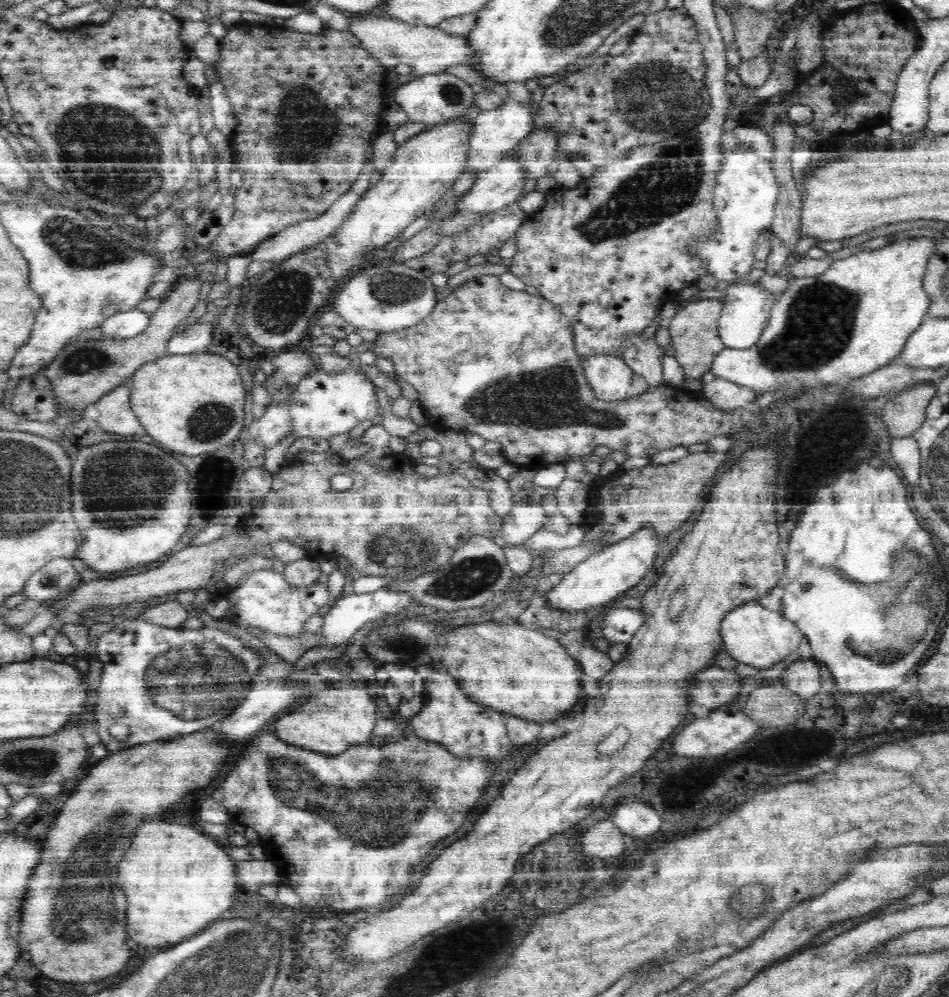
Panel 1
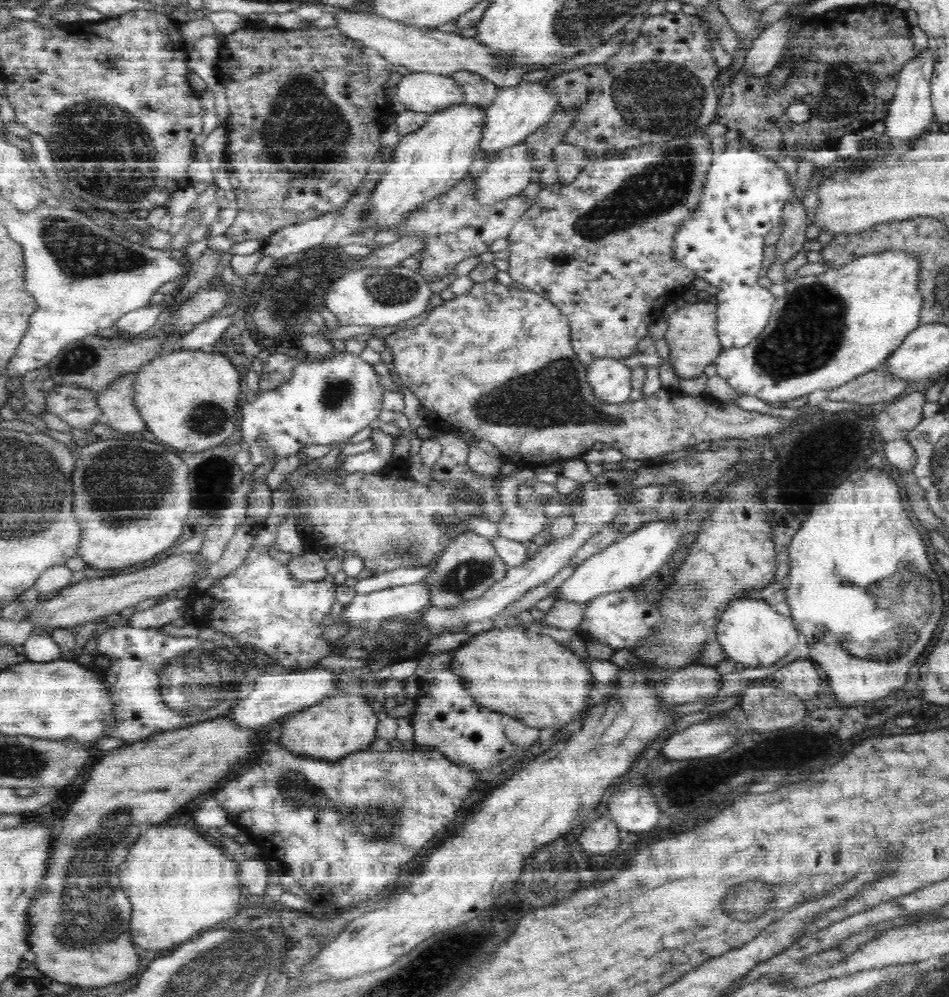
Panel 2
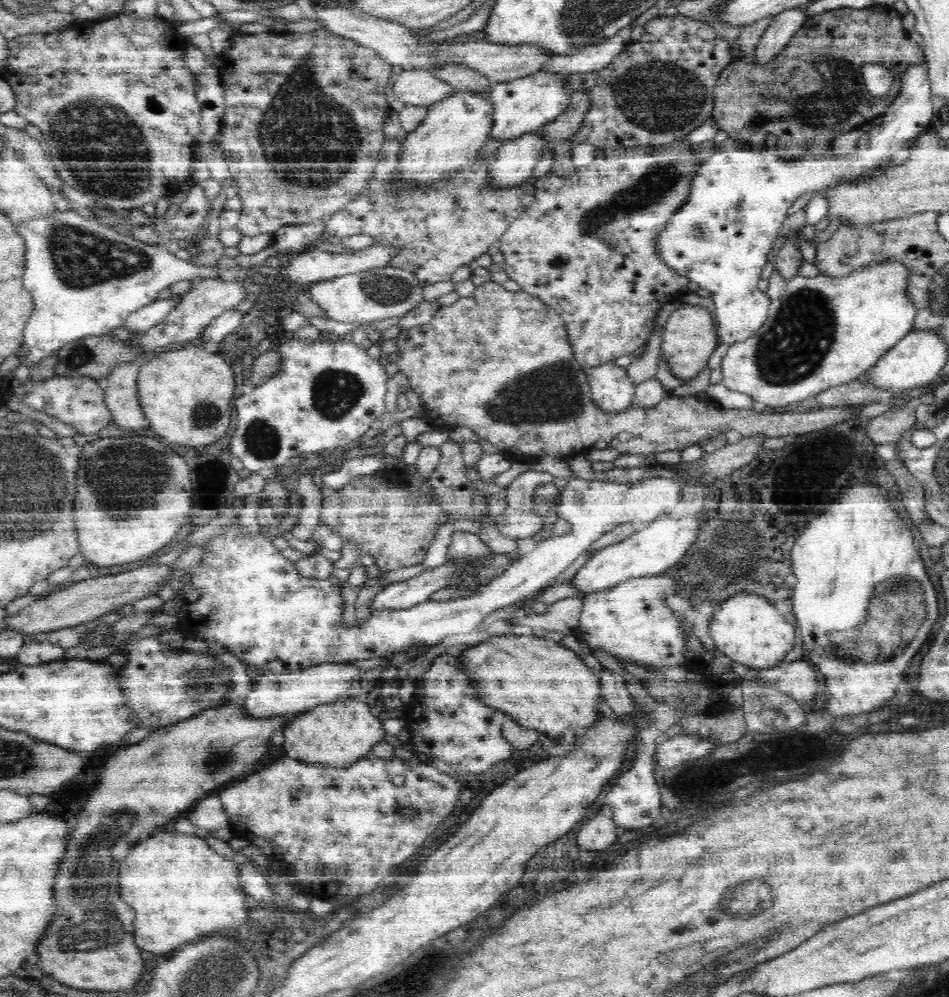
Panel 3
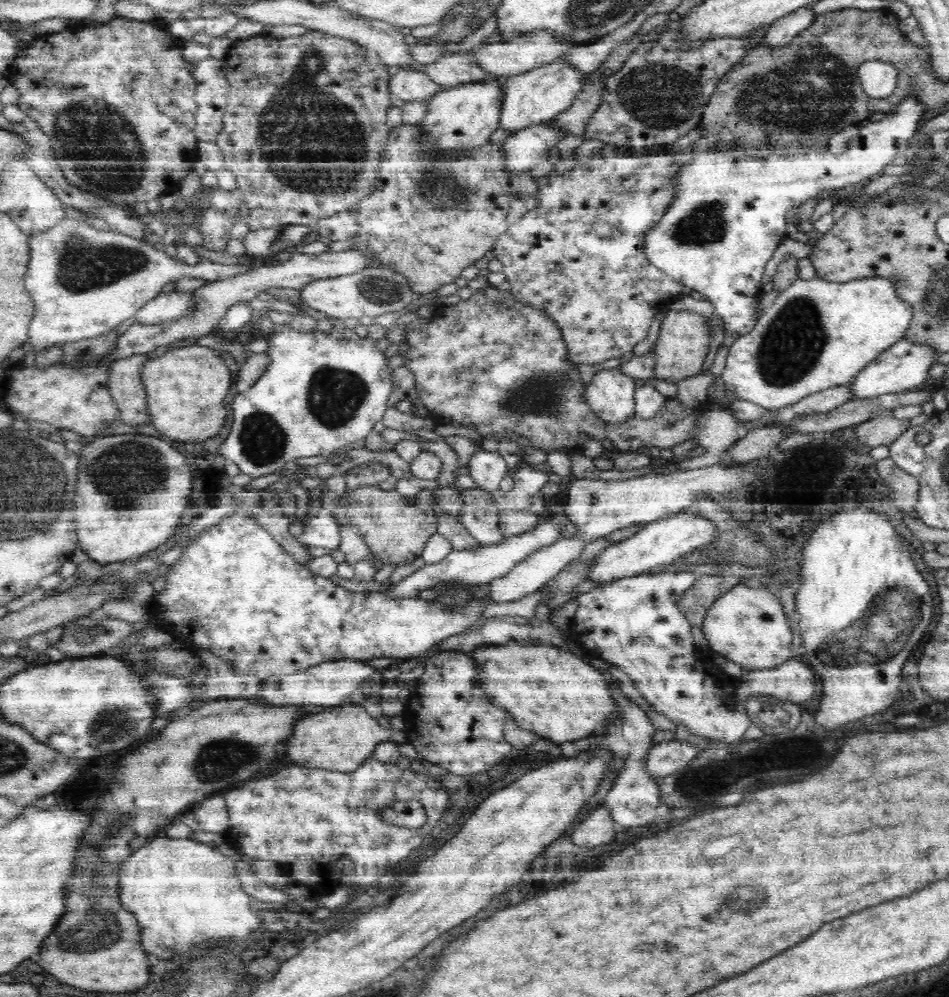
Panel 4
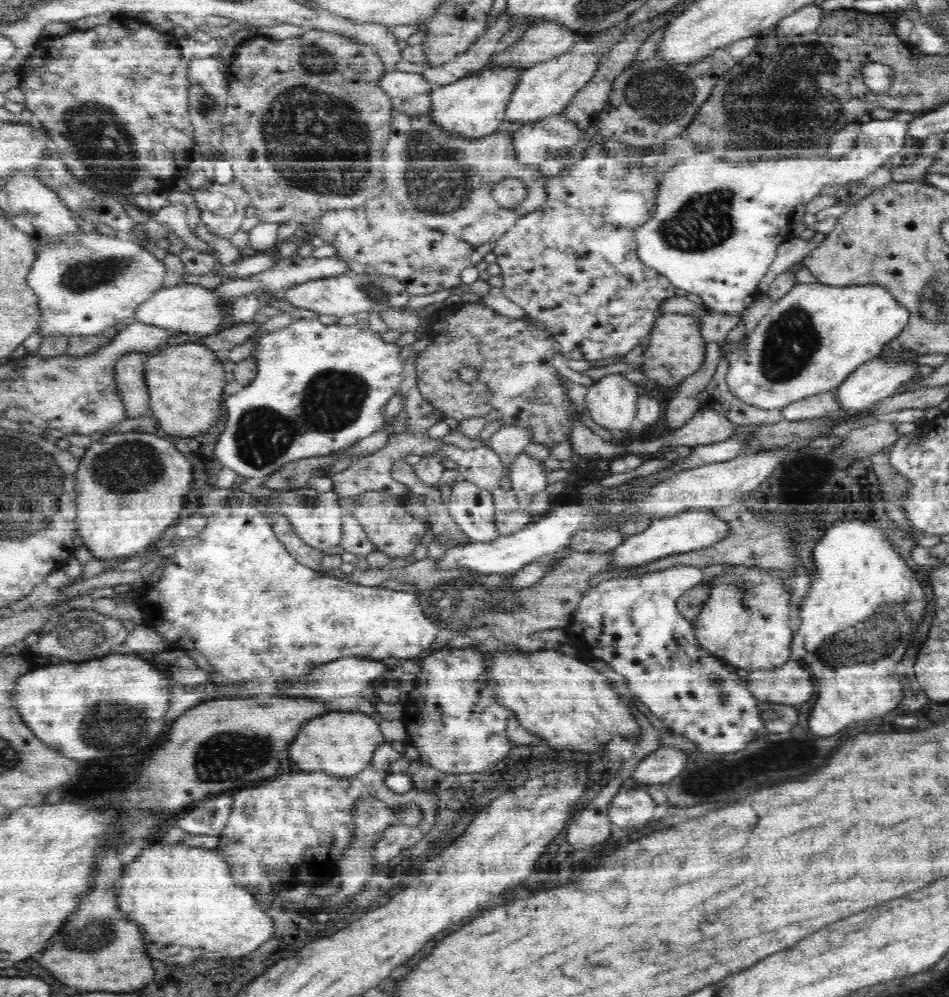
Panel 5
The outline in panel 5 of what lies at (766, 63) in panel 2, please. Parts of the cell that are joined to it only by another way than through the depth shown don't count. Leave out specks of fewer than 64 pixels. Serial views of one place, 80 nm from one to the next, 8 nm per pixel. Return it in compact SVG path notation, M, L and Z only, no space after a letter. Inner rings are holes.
M819 4L799 8L776 26L778 36L798 36L816 31L821 26L823 12Z

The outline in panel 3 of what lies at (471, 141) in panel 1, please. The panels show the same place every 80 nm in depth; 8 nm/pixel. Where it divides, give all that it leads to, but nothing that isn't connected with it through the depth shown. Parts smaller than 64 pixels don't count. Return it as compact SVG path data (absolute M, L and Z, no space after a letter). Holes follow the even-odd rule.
M536 72L508 82L491 82L490 99L493 126L490 139L507 143L516 141L552 122L570 104L570 94L565 92L561 79L564 75L552 72Z

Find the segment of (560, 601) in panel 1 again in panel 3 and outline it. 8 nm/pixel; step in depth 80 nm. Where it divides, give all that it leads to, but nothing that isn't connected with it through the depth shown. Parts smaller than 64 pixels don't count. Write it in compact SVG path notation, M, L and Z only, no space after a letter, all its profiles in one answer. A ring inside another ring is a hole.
M669 515L660 516L649 522L644 530L633 533L624 541L594 552L592 558L569 580L569 584L576 587L582 597L588 597L588 594L615 588L622 582L663 574L682 560L686 550L698 540L698 533L704 531L705 528L700 528L700 520L694 516L677 520Z

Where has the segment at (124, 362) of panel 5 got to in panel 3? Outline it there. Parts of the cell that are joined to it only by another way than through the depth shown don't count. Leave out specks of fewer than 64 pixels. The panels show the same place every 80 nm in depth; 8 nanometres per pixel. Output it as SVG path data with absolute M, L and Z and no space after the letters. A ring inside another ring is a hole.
M139 358L130 364L122 364L99 382L111 422L120 428L142 430L149 427L137 400L137 376L141 366Z

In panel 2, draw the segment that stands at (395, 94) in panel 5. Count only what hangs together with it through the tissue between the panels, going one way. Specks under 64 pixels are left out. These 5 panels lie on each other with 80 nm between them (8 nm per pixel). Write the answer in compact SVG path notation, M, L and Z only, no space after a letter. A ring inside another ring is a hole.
M428 72L409 73L402 76L401 80L396 84L395 94L395 101L404 103L406 109L412 110L414 113L426 113L428 116L444 109L450 109L452 105L465 103L462 86L454 78Z

